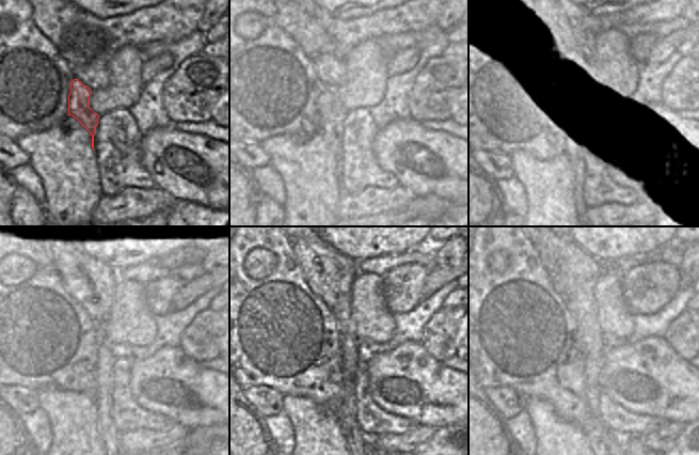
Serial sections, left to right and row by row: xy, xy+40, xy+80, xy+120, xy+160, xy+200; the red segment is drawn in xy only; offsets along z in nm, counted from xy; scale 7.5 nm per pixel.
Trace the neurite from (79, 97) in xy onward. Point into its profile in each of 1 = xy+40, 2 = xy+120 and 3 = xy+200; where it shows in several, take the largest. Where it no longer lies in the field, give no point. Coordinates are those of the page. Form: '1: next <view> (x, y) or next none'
1: next xy+40 (331, 112)
2: next xy+120 (102, 394)
3: next xy+200 (593, 429)

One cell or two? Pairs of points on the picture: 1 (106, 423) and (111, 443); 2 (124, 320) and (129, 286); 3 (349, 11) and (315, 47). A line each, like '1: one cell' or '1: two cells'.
1: one cell
2: one cell
3: two cells

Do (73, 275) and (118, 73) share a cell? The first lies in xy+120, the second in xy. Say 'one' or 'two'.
two

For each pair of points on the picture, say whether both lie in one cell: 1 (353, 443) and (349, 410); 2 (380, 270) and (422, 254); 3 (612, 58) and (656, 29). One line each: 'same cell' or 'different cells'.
1: same cell
2: same cell
3: same cell

